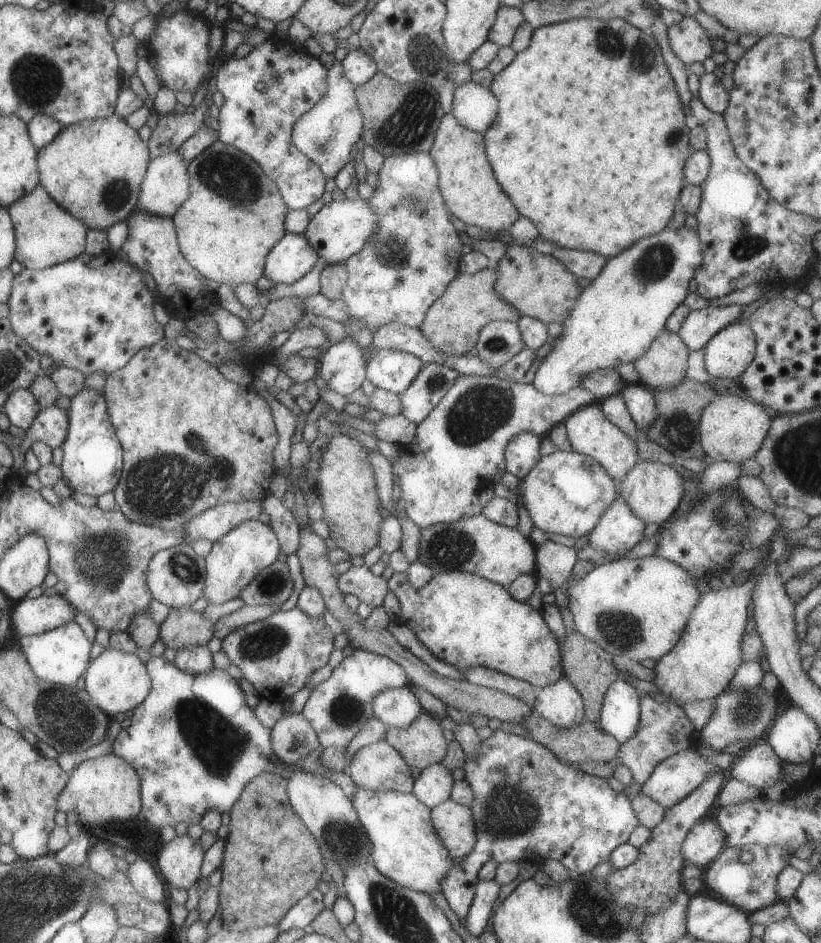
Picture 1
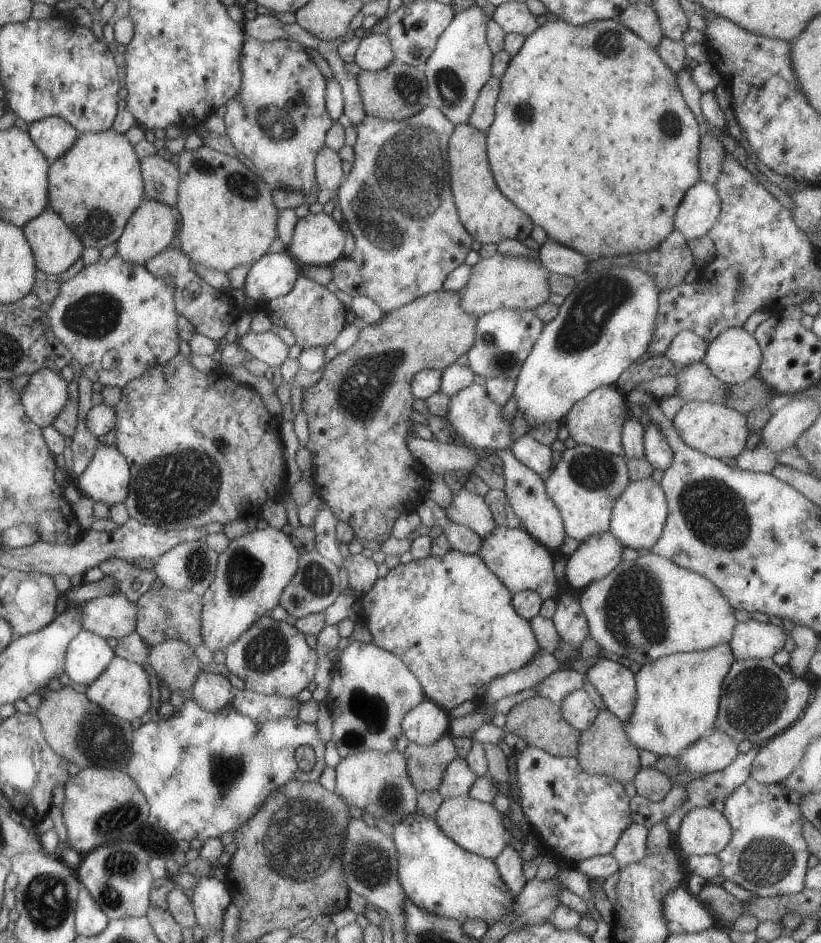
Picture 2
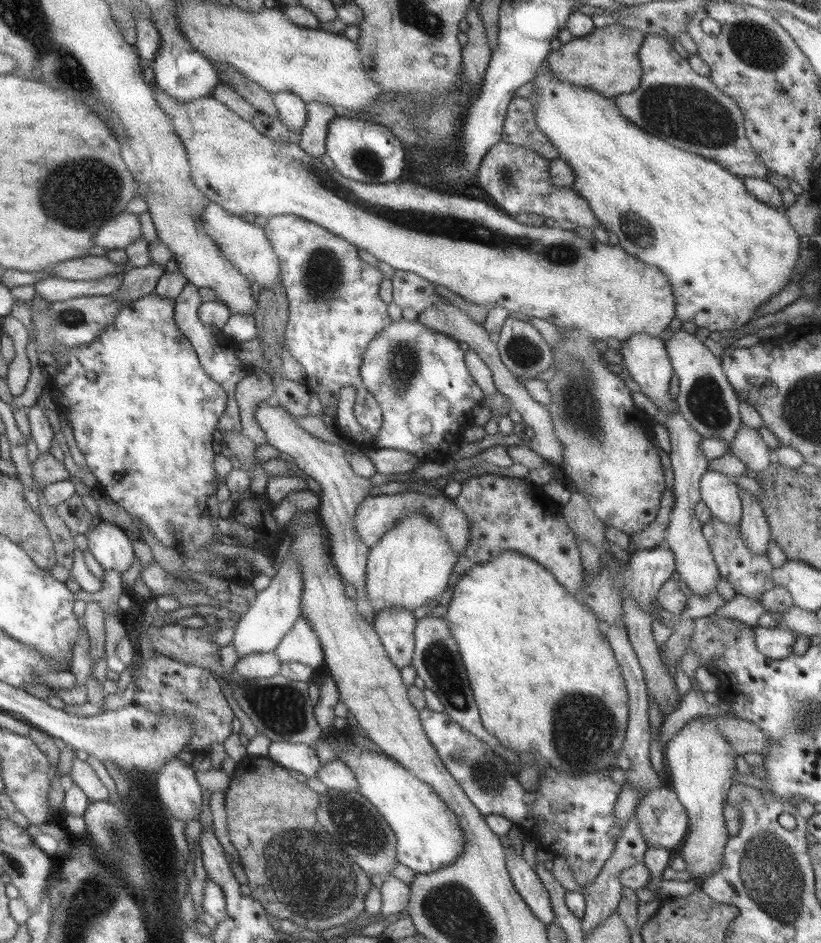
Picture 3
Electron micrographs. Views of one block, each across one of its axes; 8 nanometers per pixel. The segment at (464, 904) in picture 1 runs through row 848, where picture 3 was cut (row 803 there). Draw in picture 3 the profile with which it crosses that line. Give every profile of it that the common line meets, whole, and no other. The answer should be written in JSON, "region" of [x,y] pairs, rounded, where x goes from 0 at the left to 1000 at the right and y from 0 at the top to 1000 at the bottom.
{"region":[[[518,750],[509,754],[509,760],[520,785],[537,805],[540,812],[563,836],[571,850],[577,853],[587,864],[604,863],[621,870],[641,888],[646,888],[655,895],[657,899],[670,903],[676,909],[686,908],[705,940],[711,941],[725,931],[732,917],[744,906],[754,889],[753,882],[756,881],[747,863],[747,854],[750,844],[755,841],[756,831],[745,829],[739,815],[698,823],[692,819],[681,819],[666,809],[663,821],[657,822],[654,835],[641,838],[630,828],[631,815],[625,810],[613,802],[603,800],[593,789],[562,772],[562,769],[549,764],[542,754],[530,755]]]}

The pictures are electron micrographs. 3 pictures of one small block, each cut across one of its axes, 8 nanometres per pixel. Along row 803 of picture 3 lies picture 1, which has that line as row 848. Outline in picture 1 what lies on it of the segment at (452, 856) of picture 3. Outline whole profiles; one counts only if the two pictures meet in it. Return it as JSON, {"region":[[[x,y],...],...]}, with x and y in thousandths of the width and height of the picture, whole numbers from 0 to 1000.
{"region":[[[436,834],[426,848],[452,893],[456,919],[476,935],[498,944],[521,949],[536,946],[537,933],[555,913],[544,906],[525,874],[524,857],[513,853],[503,841],[452,840]]]}

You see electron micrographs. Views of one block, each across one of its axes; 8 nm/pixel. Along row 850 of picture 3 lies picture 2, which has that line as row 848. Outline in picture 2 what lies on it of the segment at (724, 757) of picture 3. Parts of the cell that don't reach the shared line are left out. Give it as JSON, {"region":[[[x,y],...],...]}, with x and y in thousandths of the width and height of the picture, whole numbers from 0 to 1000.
{"region":[[[844,856],[828,870],[825,895],[832,908],[872,907],[890,889],[881,862],[864,856]]]}

